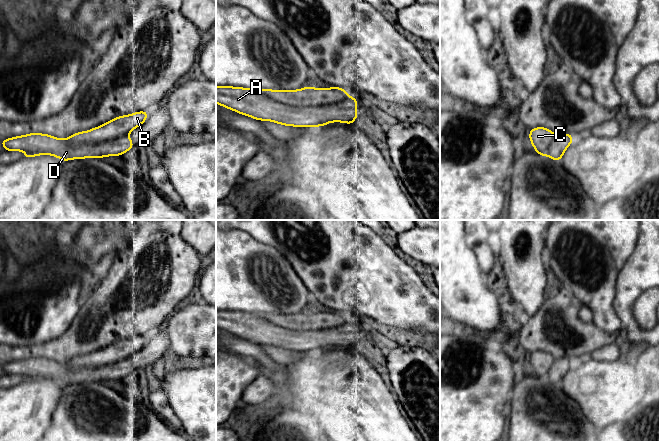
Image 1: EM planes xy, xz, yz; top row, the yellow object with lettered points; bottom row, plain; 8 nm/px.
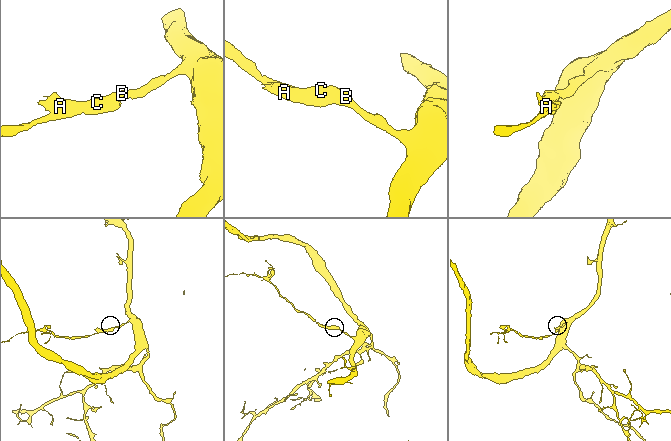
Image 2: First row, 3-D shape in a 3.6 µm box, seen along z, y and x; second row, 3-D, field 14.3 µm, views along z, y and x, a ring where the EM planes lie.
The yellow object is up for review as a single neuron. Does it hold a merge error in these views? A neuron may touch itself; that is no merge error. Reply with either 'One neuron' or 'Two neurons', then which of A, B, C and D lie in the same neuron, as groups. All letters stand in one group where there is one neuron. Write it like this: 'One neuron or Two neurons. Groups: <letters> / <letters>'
Two neurons. Groups: A D / B C

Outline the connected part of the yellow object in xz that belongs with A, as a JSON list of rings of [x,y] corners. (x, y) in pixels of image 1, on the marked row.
[[[216,86],[216,103],[256,120],[273,121],[281,125],[300,128],[324,126],[331,122],[342,122],[351,125],[358,117],[357,99],[355,97],[348,97],[343,101],[323,106],[295,107],[274,101],[260,93],[258,89]]]

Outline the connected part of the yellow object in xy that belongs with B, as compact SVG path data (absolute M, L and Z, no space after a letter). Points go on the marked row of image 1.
M147 111L119 116L89 131L75 133L65 140L75 145L114 140L128 135L133 129L143 124L146 121L147 116Z

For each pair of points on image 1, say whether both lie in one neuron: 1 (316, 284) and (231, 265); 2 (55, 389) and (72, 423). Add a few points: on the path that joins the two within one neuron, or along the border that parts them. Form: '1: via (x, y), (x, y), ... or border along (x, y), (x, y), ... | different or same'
1: border along (289, 262), (311, 298) | different
2: border along (63, 385), (51, 420) | different

